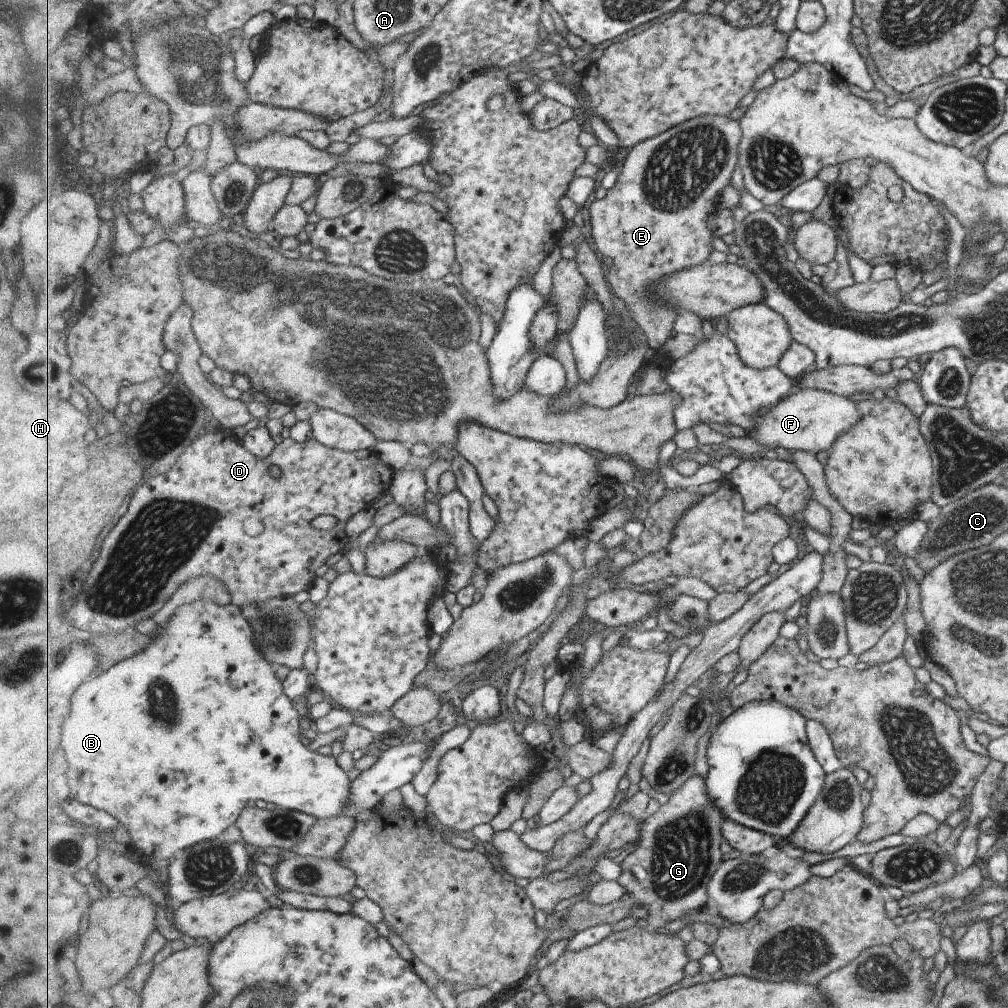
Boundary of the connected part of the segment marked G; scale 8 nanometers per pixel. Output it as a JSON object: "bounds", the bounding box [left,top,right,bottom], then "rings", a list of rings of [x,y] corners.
{"bounds":[616,776,726,928],"rings":[[[700,776],[691,778],[678,792],[670,796],[669,801],[662,805],[658,812],[646,818],[640,829],[640,843],[620,864],[621,874],[616,881],[621,882],[626,892],[629,892],[638,903],[645,905],[649,912],[651,928],[668,926],[670,922],[694,912],[710,911],[710,881],[726,860],[726,854],[722,852],[725,819],[723,810],[711,801],[708,778]]]}

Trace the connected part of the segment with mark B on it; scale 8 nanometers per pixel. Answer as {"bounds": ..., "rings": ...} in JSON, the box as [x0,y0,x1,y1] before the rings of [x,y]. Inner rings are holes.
{"bounds":[64,598,356,860],"rings":[[[214,598],[186,603],[178,609],[178,612],[167,622],[164,627],[158,627],[158,631],[150,644],[136,654],[121,660],[100,674],[98,678],[88,680],[78,690],[78,700],[74,700],[74,712],[72,712],[72,726],[70,720],[64,728],[64,748],[68,752],[70,760],[70,788],[72,799],[94,807],[109,811],[120,826],[126,828],[131,834],[131,843],[136,850],[140,850],[142,858],[166,858],[173,860],[176,854],[188,851],[189,848],[208,843],[209,840],[220,839],[229,826],[234,826],[242,814],[242,810],[248,807],[252,800],[265,800],[273,802],[276,806],[286,809],[294,809],[317,816],[318,820],[342,816],[343,812],[353,803],[356,790],[353,781],[346,775],[346,770],[340,766],[340,762],[332,755],[320,754],[310,750],[308,745],[302,744],[304,727],[302,719],[305,715],[303,704],[293,699],[285,689],[285,684],[276,674],[277,667],[264,654],[257,639],[259,638],[254,625],[246,620],[242,607],[236,603],[223,605]]]}

